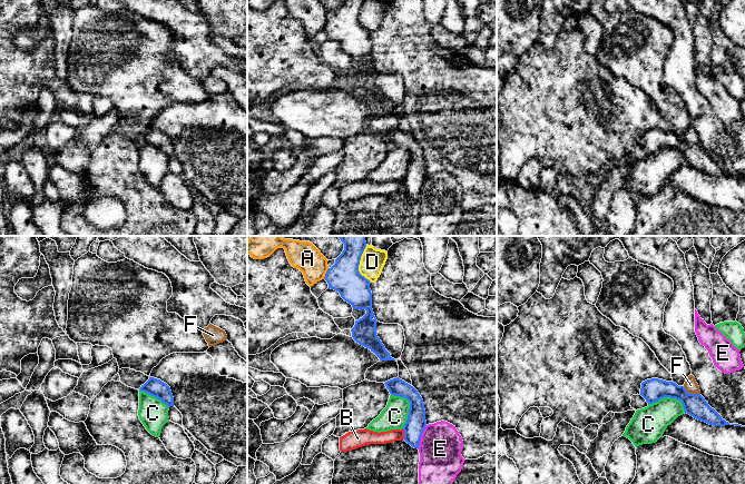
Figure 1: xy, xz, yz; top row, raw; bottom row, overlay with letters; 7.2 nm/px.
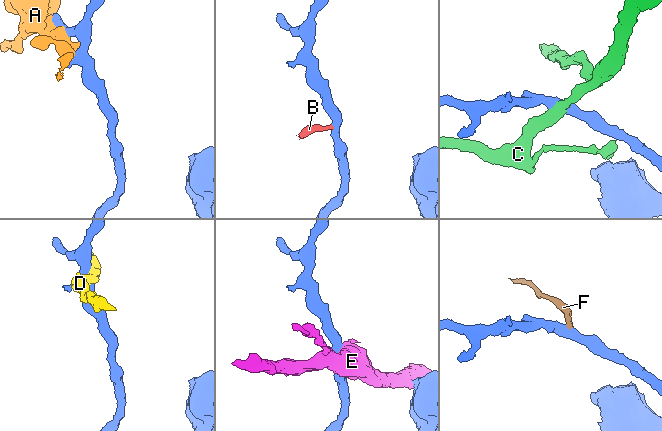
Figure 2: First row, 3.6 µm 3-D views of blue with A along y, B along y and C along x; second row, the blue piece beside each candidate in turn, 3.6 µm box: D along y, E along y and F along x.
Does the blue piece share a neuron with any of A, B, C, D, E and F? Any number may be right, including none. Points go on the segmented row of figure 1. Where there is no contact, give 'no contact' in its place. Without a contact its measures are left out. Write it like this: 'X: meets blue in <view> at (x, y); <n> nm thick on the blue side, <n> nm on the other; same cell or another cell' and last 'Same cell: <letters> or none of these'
A: meets blue in xz at (325, 274); 220 nm thick on the blue side, 200 nm on the other; another cell
B: meets blue in xz at (404, 434); 140 nm thick on the blue side, 100 nm on the other; another cell
C: meets blue in xz at (410, 406); 140 nm thick on the blue side, 180 nm on the other; another cell
D: meets blue in xz at (359, 264); 220 nm thick on the blue side, 180 nm on the other; another cell
E: meets blue in xz at (420, 437); 140 nm thick on the blue side, 300 nm on the other; another cell
F: meets blue in yz at (692, 394); 160 nm thick on the blue side, 90 nm on the other; another cell
Same cell: none of these

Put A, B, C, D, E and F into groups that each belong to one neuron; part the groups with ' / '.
A / B F / C / D / E

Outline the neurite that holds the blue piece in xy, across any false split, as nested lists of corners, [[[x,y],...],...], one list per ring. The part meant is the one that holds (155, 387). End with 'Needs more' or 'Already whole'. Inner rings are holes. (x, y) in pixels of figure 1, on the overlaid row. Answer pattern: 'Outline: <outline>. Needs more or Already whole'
Outline: [[[149,377],[149,379],[144,385],[141,385],[139,391],[157,397],[168,407],[174,406],[174,397],[170,387],[160,379]]]. Already whole

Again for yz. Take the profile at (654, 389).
Outline: [[[658,378],[647,379],[641,383],[640,395],[649,404],[656,403],[664,397],[676,398],[682,402],[685,413],[694,418],[713,426],[731,425],[712,408],[700,394],[689,394],[684,386],[674,382]]]. Already whole

